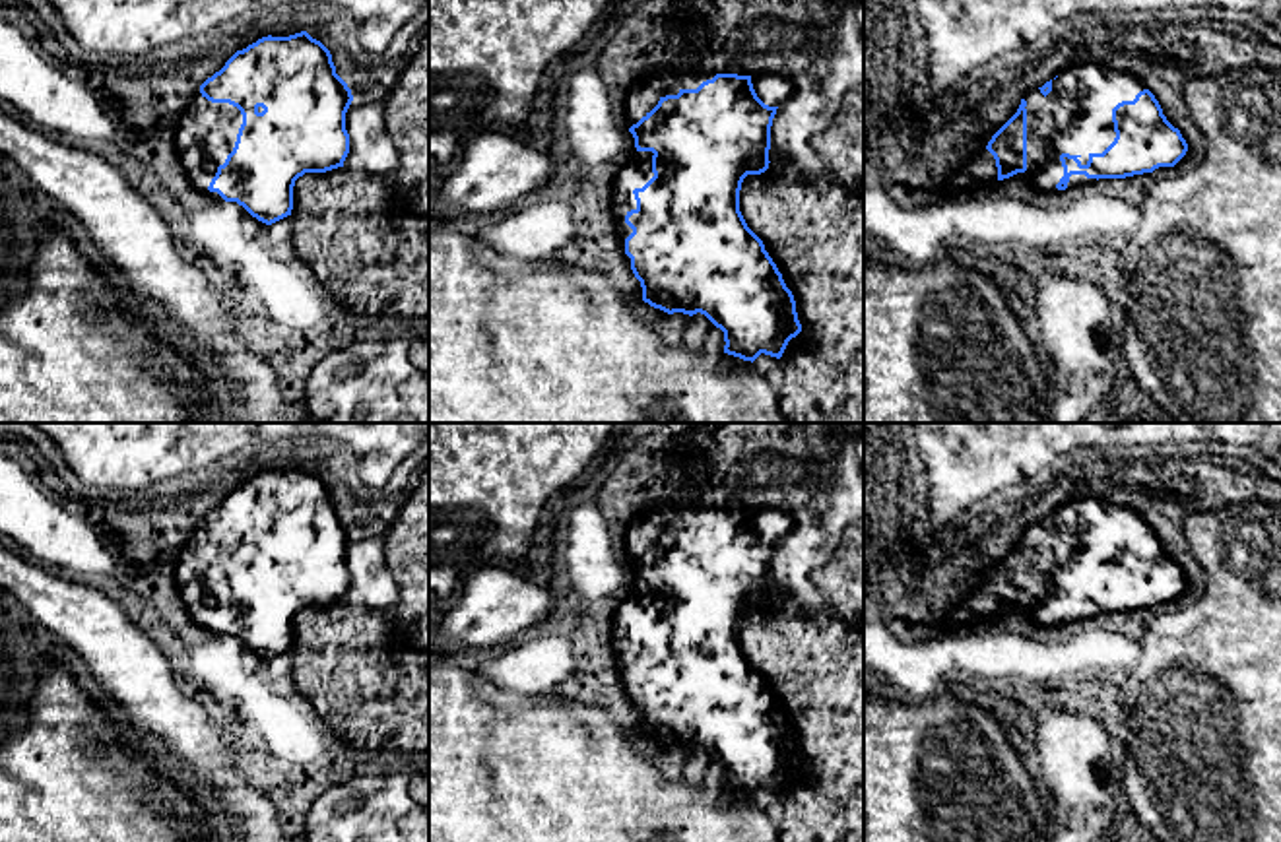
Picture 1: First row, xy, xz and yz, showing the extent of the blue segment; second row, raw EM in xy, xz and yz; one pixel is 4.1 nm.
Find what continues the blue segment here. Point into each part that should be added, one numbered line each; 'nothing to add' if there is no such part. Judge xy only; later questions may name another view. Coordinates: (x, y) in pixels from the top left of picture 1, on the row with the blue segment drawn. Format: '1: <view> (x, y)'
1: xy (206, 132)

